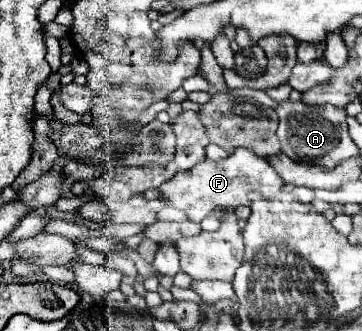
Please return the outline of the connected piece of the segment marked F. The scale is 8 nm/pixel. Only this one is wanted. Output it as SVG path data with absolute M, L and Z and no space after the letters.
M237 149L227 159L221 159L221 161L205 159L203 163L195 165L193 169L177 171L173 175L173 179L165 181L159 187L159 191L161 191L163 199L169 201L171 207L185 211L185 215L191 221L201 223L203 217L209 215L209 211L213 211L215 207L231 209L235 205L245 205L245 191L247 189L257 189L263 195L271 195L277 189L281 189L283 185L285 183L281 181L277 171L267 163L265 157L257 157L255 153L251 153L247 149Z

